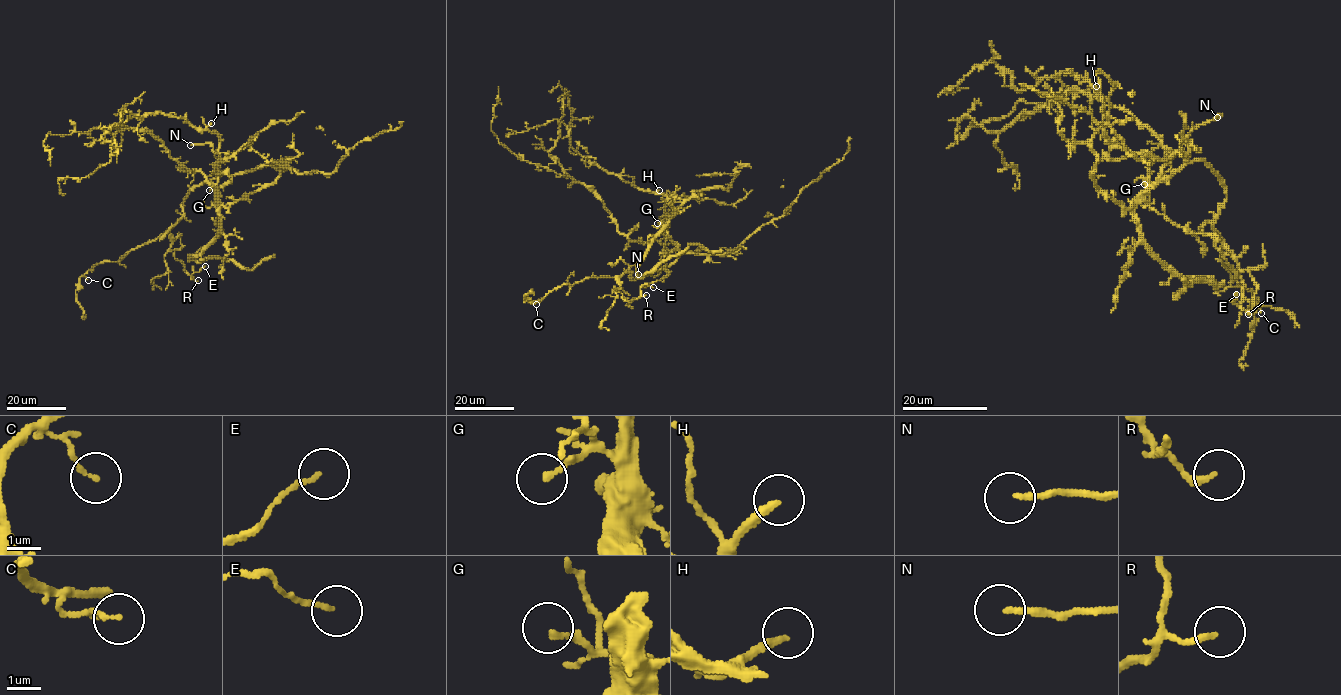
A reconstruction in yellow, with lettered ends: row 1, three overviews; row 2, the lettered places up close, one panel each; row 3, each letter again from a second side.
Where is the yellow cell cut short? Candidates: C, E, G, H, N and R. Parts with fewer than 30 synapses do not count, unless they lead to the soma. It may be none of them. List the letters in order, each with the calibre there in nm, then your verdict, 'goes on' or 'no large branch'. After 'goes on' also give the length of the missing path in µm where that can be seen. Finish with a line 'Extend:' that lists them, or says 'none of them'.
C: 140 nm thick; no large branch
E: 130 nm thick; no large branch
G: 190 nm thick; no large branch
H: 200 nm thick; goes on; about 25 µm are missing
N: 170 nm thick; goes on; about 35 µm are missing
R: 180 nm thick; no large branch
Extend: H, N

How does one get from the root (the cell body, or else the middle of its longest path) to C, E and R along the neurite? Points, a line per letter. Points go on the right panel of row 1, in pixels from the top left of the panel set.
C: (1160, 177), (1197, 160), (1219, 177), (1226, 199), (1214, 230), (1222, 260), (1231, 285), (1249, 289), (1261, 313)
E: (1160, 177), (1197, 160), (1219, 177), (1226, 199), (1214, 231), (1257, 285), (1249, 311), (1232, 302), (1236, 294)
R: (1160, 177), (1163, 181), (1197, 160), (1219, 177), (1226, 199), (1214, 231), (1257, 285), (1248, 314)

